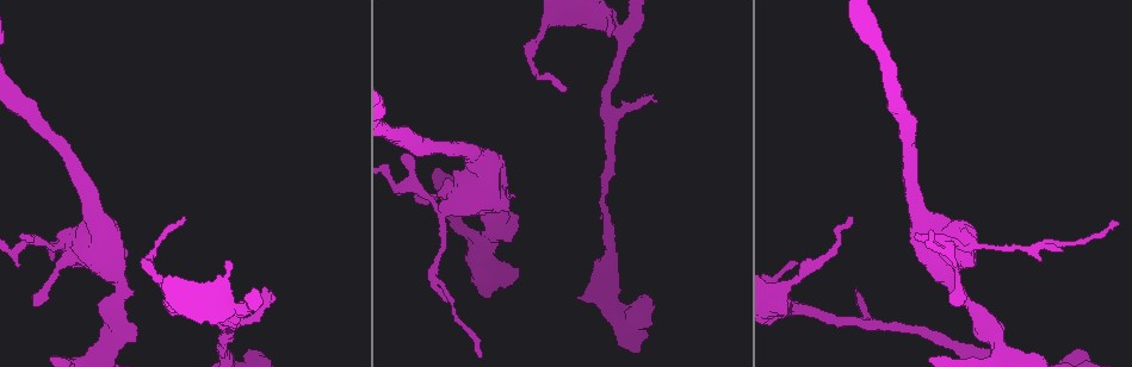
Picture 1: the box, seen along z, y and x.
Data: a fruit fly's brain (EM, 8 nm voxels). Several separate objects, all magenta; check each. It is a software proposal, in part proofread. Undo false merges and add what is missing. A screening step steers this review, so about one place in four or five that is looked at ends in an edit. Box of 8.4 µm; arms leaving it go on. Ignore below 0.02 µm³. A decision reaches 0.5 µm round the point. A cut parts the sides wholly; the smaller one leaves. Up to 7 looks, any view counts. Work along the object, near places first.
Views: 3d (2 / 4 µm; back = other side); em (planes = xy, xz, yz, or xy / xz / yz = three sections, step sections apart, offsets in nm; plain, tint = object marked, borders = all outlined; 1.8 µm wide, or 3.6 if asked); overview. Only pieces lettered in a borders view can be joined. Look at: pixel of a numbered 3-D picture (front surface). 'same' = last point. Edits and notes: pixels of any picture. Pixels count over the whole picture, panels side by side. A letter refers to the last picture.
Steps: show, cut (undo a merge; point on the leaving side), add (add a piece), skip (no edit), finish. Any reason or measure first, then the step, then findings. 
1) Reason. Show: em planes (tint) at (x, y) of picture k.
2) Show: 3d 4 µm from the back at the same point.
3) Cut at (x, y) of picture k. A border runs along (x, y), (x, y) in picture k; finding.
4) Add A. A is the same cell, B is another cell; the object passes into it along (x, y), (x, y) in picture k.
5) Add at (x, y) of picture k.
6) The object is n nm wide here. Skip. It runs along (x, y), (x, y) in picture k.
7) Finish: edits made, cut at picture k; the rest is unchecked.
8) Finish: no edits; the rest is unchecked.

Thin end. Show: em planes (borders) at (408, 153) of picture 1.

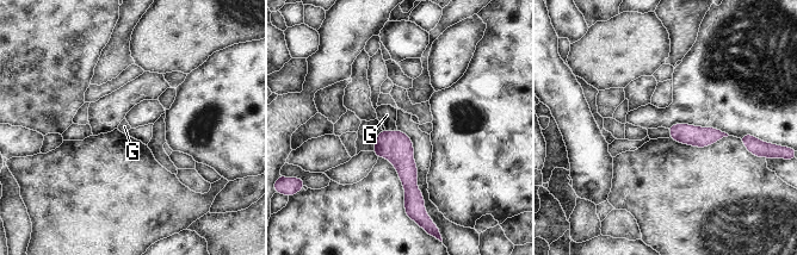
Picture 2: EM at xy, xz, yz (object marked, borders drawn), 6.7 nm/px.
The longest contact is with G, 80 nm. Add G. G is the same cell; the object passes into it along (396, 147), (390, 131), (387, 114) in picture 2; the neuron continues.

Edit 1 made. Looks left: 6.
Show: overview.

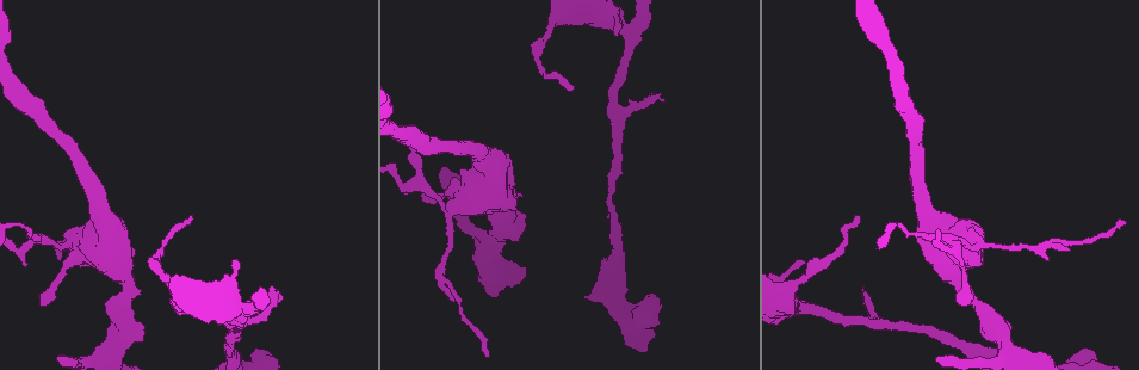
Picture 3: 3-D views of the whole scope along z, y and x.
Free end. Show: em planes (borders) at (962, 303) of picture 3.

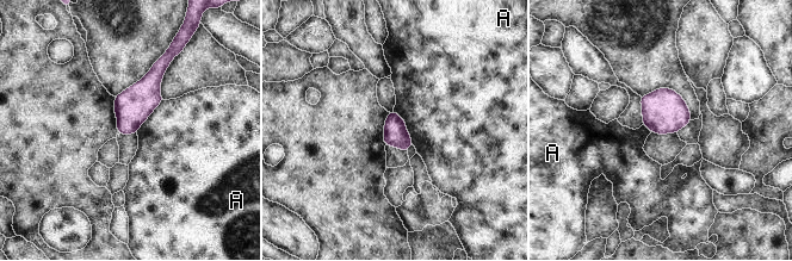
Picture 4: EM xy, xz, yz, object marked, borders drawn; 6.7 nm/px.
The object is 160 nm wide here. Skip. A is another cell; a border runs along (394, 110), (402, 118), (414, 145) in picture 4; none of them fits.

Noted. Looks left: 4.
Show: em planes (tint) at (628, 31) of picture 3.

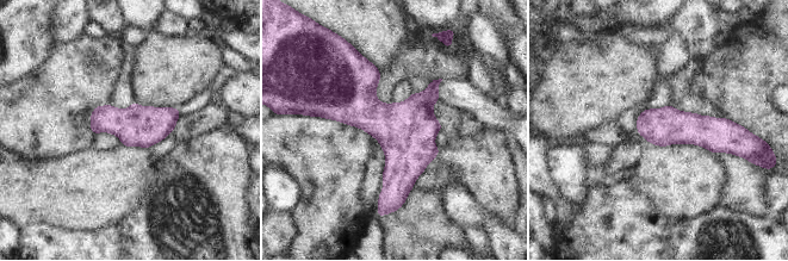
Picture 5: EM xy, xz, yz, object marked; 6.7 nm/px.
See the neighbours. Show: em planes (borders) at the same point.

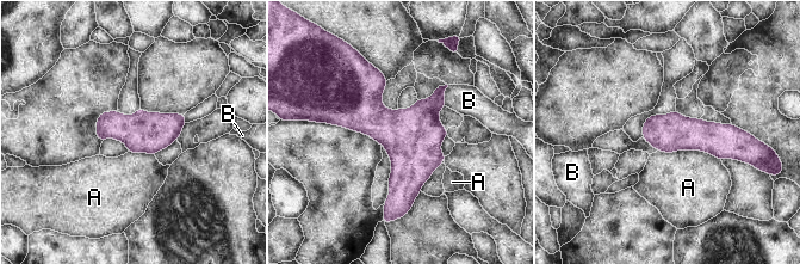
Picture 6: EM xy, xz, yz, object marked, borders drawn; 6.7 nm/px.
Skip. A and B are other cells; a border runs along (657, 149), (702, 151), (720, 160) in picture 6; one neuron here.

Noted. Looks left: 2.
Finish: edits made, add at picture 2; the rest is unchecked.

